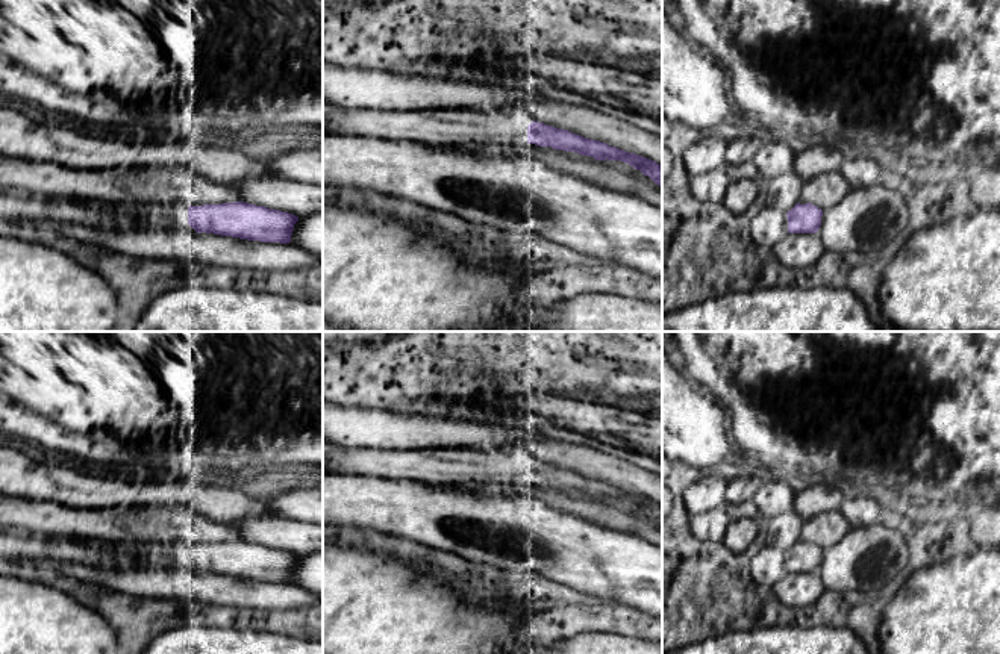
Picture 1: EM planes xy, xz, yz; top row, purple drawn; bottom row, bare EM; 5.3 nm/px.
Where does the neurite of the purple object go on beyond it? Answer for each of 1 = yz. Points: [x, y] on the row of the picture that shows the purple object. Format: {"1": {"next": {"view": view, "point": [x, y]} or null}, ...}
{"1": {"next": null}}

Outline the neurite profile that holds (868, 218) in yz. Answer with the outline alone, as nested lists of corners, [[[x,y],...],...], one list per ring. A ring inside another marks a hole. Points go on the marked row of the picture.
[[[877,182],[870,186],[850,189],[839,203],[824,210],[817,233],[826,251],[861,259],[870,251],[883,253],[906,230],[909,221],[911,212],[905,197],[898,191]]]

